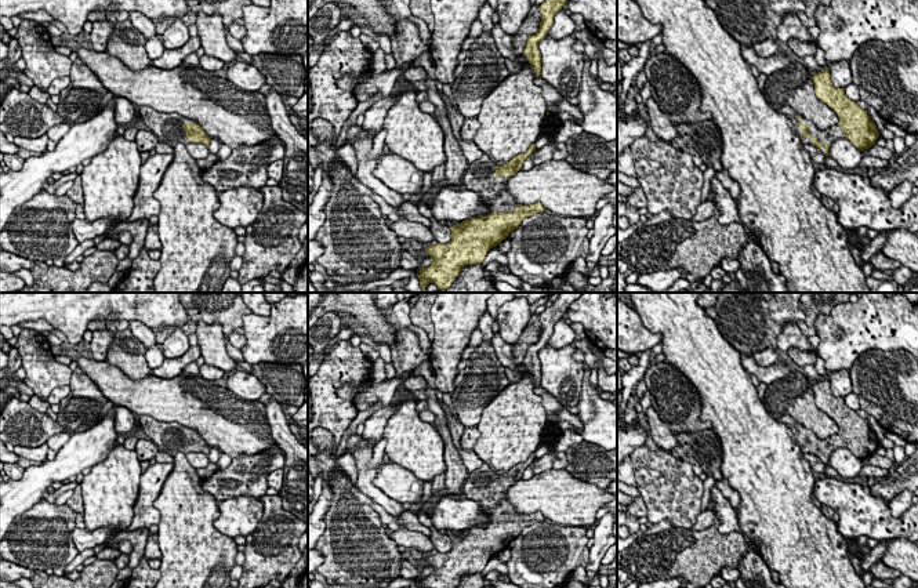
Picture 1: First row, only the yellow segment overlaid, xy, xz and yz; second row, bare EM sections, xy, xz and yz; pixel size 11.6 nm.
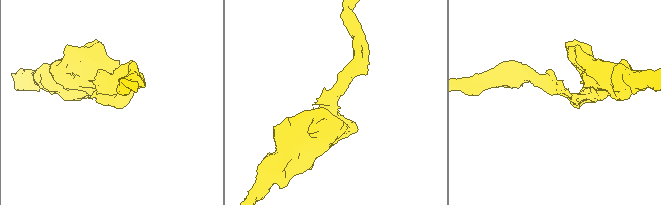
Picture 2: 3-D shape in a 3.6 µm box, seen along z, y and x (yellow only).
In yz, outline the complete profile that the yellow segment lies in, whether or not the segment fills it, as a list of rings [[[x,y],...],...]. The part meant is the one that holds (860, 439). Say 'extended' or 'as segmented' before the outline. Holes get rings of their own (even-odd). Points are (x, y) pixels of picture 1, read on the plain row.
extended | [[[827,377],[813,382],[812,388],[816,406],[837,422],[839,439],[835,440],[835,435],[828,439],[819,439],[812,429],[805,428],[787,414],[781,421],[794,429],[794,438],[801,451],[816,455],[826,465],[828,465],[830,455],[837,447],[849,449],[861,461],[871,457],[879,446],[879,440],[870,425],[846,406],[845,398],[832,395]]]

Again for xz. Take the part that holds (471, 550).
extended | [[[531,453],[525,462],[516,464],[502,475],[496,475],[485,462],[468,473],[462,494],[496,515],[491,515],[493,520],[487,526],[469,527],[453,534],[449,552],[425,556],[424,560],[431,565],[432,573],[418,580],[418,588],[456,588],[462,576],[482,573],[487,562],[518,538],[525,527],[545,520],[540,511],[518,513],[507,500],[507,490],[522,479],[534,460]]]

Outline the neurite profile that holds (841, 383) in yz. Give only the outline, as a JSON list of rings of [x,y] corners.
[[[849,370],[828,373],[831,392],[835,398],[845,398],[852,392],[852,378]]]

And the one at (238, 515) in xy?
[[[231,497],[218,502],[219,516],[214,522],[214,527],[228,536],[237,537],[250,536],[264,513],[264,505],[260,498],[254,497]]]

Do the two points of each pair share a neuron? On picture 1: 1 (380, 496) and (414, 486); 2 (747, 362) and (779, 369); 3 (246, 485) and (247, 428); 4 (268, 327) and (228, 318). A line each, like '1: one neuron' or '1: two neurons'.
1: two neurons
2: one neuron
3: two neurons
4: two neurons

